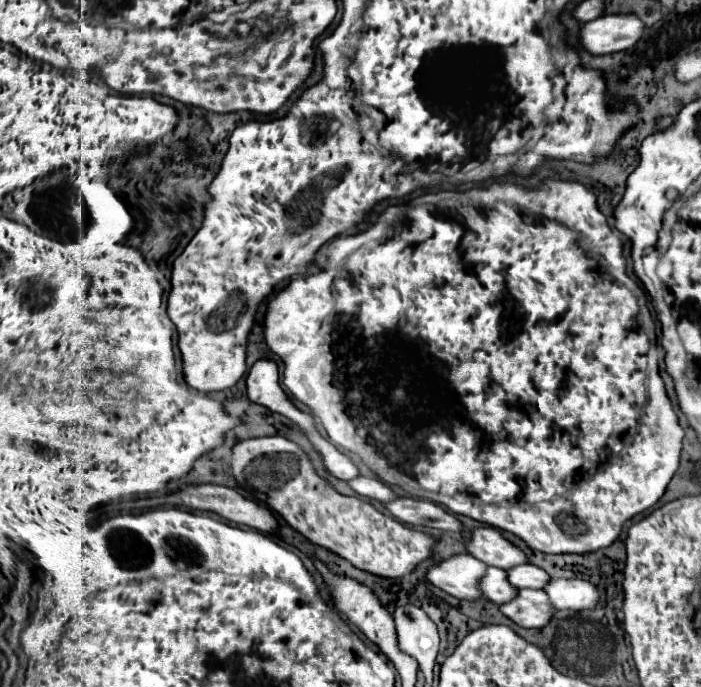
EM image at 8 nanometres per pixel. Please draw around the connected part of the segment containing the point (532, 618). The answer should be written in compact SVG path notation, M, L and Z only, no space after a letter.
M520 588L508 604L500 604L500 612L522 628L542 628L552 618L554 608L544 590Z

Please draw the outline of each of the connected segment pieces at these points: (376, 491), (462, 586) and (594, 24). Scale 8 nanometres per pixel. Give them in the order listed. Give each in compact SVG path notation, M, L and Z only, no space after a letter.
M358 476L356 480L348 482L348 486L350 486L358 496L362 496L362 498L370 498L370 500L378 500L378 502L396 498L396 494L394 494L386 484L382 484L378 478Z
M454 554L448 560L432 564L426 570L426 580L454 598L476 600L482 596L478 590L478 582L484 570L486 564L474 560L470 554Z
M616 14L600 16L586 24L580 24L580 46L594 54L614 54L632 48L644 32L644 24L634 14Z

